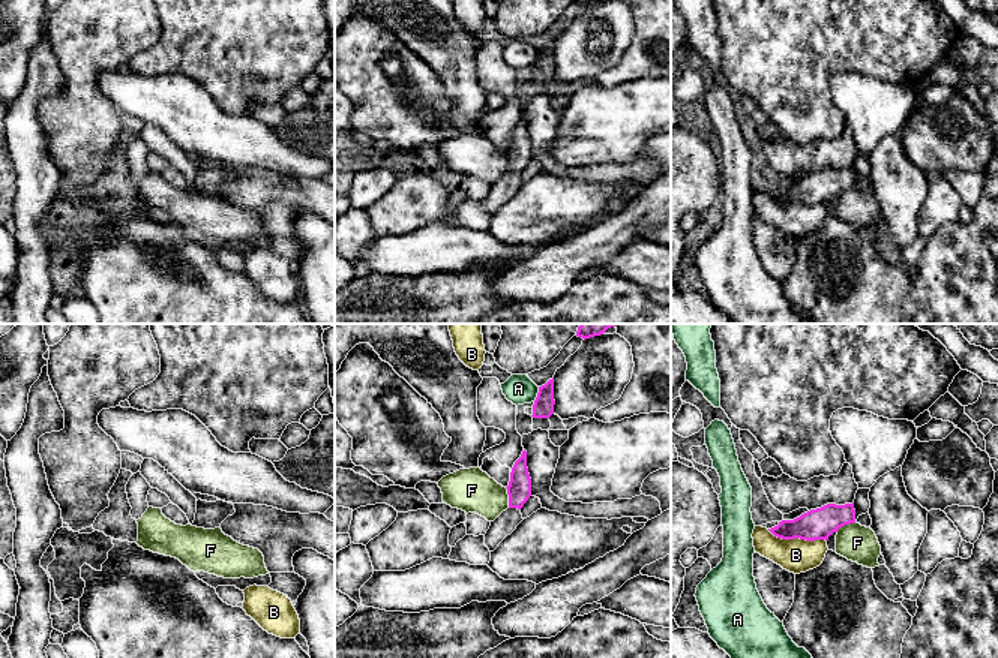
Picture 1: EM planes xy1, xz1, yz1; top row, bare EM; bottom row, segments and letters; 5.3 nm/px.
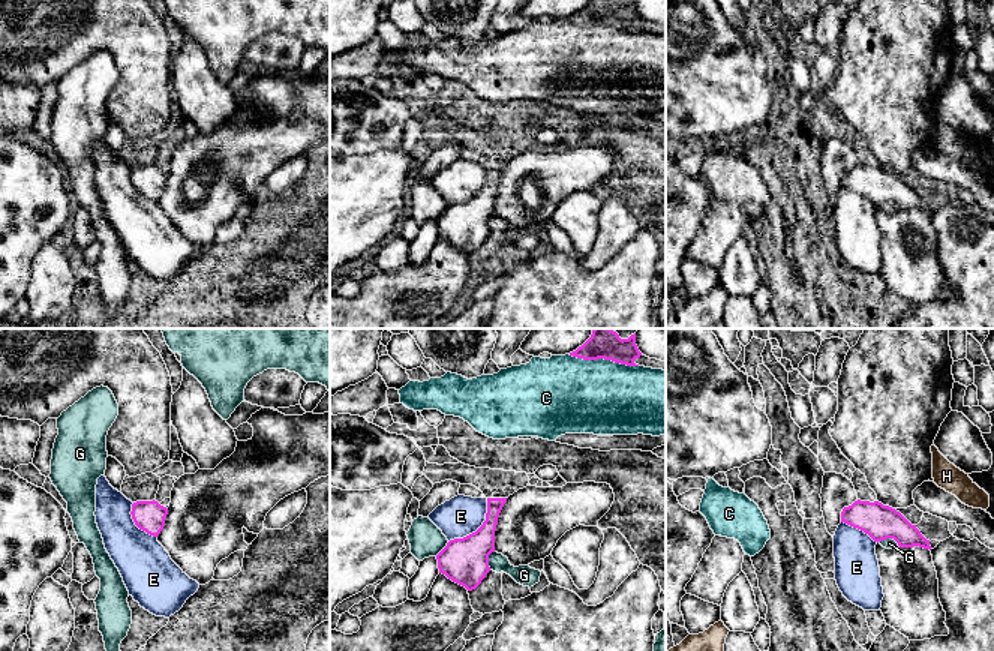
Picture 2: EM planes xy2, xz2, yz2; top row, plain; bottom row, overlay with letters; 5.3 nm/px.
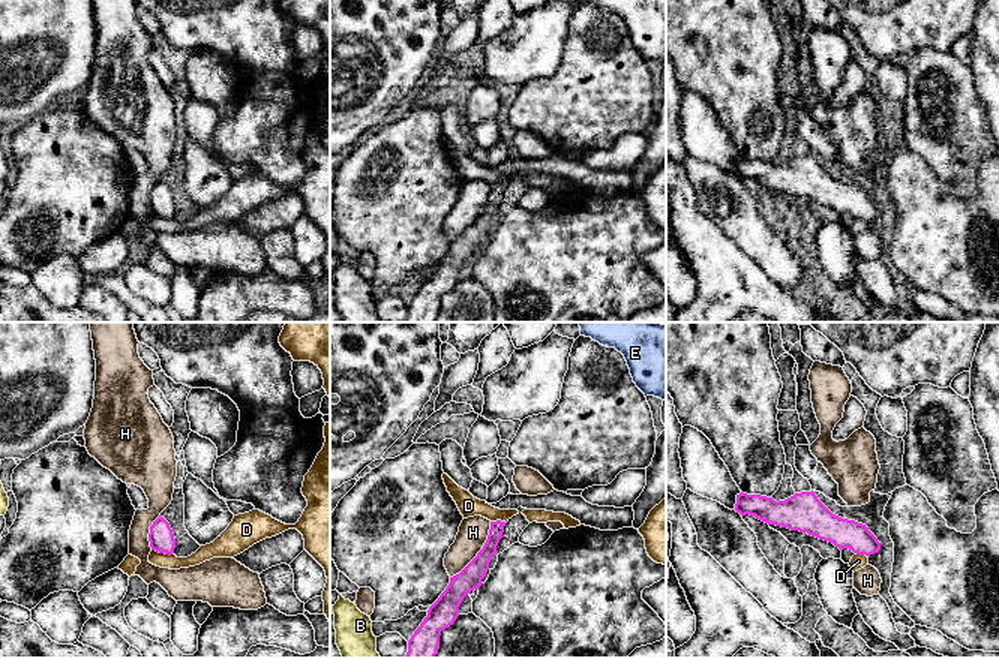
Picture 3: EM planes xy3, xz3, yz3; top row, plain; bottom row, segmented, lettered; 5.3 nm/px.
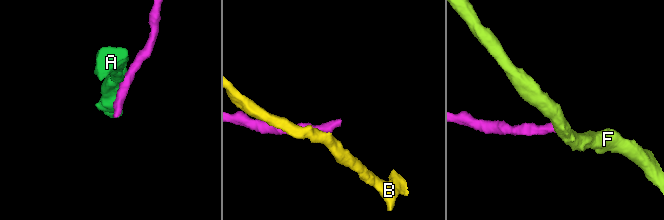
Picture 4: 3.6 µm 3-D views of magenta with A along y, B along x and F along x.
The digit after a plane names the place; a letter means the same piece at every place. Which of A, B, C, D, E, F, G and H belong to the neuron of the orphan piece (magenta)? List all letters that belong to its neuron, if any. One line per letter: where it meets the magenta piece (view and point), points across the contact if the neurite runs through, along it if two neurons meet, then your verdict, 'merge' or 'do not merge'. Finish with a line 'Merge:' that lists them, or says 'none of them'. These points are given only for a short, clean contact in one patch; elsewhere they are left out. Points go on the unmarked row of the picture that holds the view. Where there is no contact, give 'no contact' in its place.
A: contact xz1 (538, 59); border xz1 (539, 51), (538, 60), (533, 65); do not merge
B: contact yz1 (797, 201); border yz1 (767, 194), (782, 203), (826, 206); do not merge
C: contact xz2 (603, 21); do not merge
D: contact xy3 (162, 216); border xy3 (152, 213), (161, 218), (173, 218); do not merge
E: contact xz2 (479, 192); border xz2 (488, 162), (486, 183), (474, 195), (449, 206); do not merge
F: contact xz1 (509, 162); border xz1 (505, 152), (509, 161), (509, 171); do not merge
G: contact yz2 (889, 201); border yz2 (877, 206), (892, 203), (900, 210); do not merge
H: contact xz3 (479, 216); border xz3 (491, 186), (483, 212), (450, 242); do not merge
Merge: none of them

